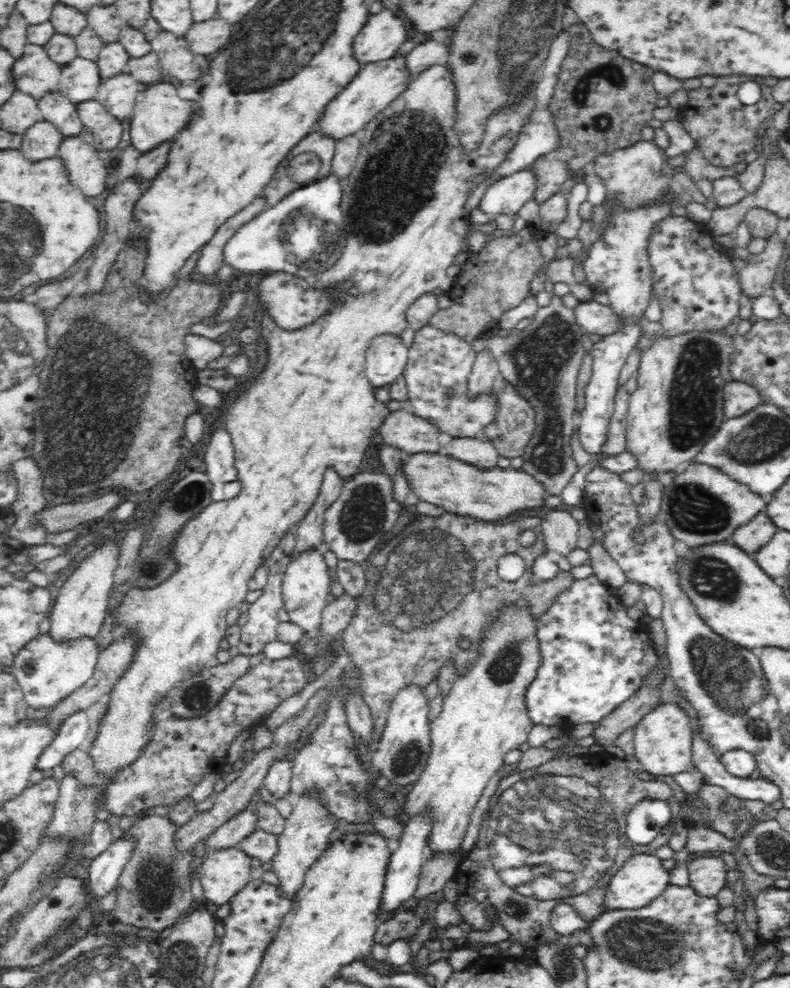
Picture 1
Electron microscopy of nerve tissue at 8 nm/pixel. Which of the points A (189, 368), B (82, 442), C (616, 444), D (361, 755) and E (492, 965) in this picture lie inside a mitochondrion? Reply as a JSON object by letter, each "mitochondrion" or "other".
{"A":"other","B":"mitochondrion","C":"other","D":"other","E":"other"}

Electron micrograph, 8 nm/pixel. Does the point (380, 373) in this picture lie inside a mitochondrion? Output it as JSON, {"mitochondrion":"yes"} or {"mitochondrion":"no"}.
{"mitochondrion":"no"}

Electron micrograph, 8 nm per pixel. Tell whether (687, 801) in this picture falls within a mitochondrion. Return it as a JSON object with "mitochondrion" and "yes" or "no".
{"mitochondrion":"no"}

